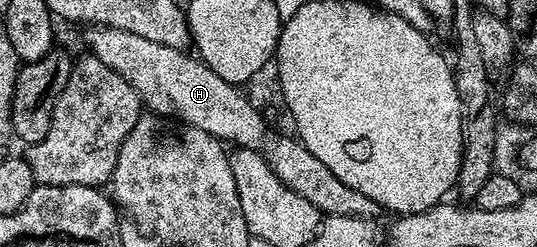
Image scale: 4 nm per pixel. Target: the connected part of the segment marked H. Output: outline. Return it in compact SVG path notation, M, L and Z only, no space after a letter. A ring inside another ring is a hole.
M92 26L85 32L88 32L84 36L88 43L87 51L110 66L114 74L126 78L147 109L149 107L158 114L174 112L189 128L202 130L223 143L234 142L235 147L261 153L279 180L306 198L323 215L371 220L381 215L382 209L372 198L351 189L330 174L330 170L310 154L299 139L270 129L254 102L235 85L220 78L202 59L195 55L187 56L189 53L183 48L162 46L126 30Z

